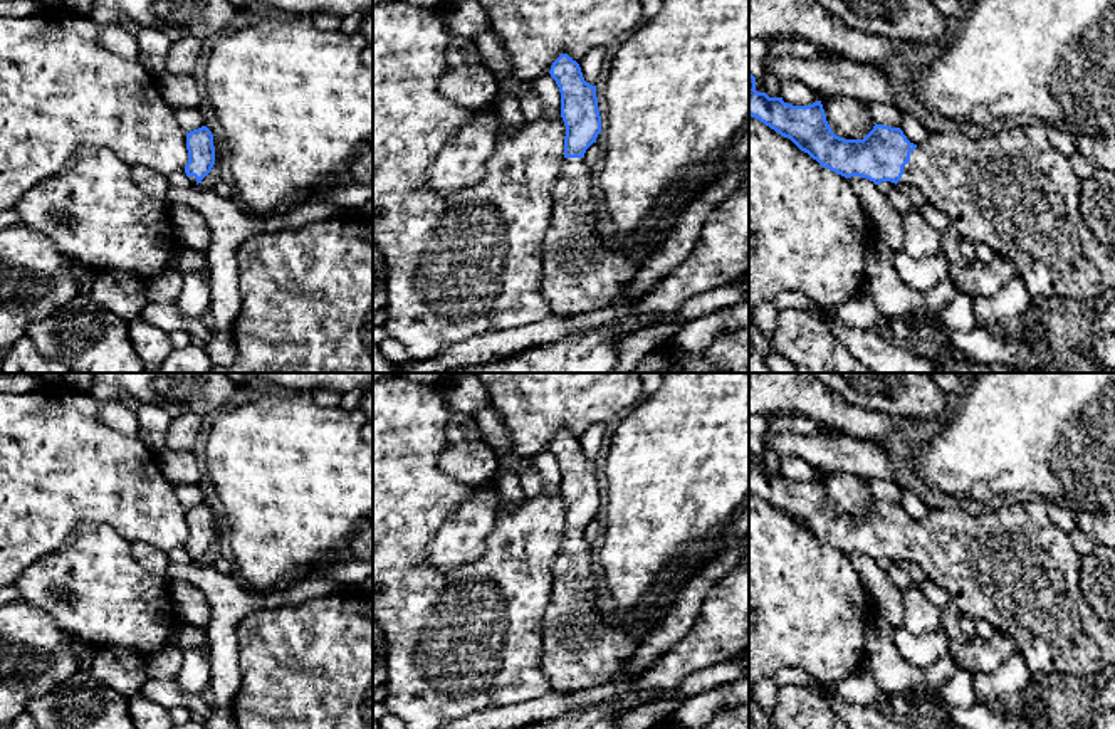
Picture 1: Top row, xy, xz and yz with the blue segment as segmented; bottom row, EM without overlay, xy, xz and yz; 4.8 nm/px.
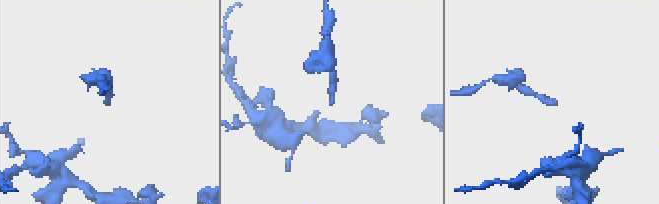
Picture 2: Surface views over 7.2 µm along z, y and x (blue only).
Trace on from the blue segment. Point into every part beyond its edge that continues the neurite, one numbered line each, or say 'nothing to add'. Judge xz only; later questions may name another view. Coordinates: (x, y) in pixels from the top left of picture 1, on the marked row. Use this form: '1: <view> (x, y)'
1: xz (583, 271)

